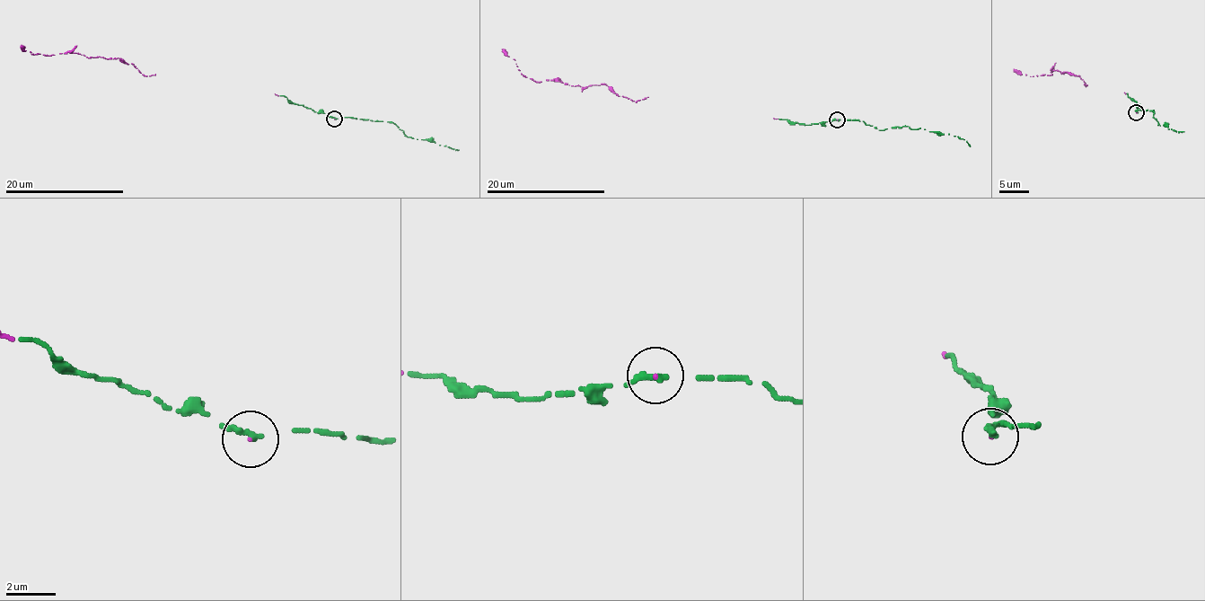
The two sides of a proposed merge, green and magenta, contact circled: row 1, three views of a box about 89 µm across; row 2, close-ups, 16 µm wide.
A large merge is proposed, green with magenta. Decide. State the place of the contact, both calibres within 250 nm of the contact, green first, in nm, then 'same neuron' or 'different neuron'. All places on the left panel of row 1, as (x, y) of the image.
place (334, 119); calibres 320 and 70 nm; same neuron

